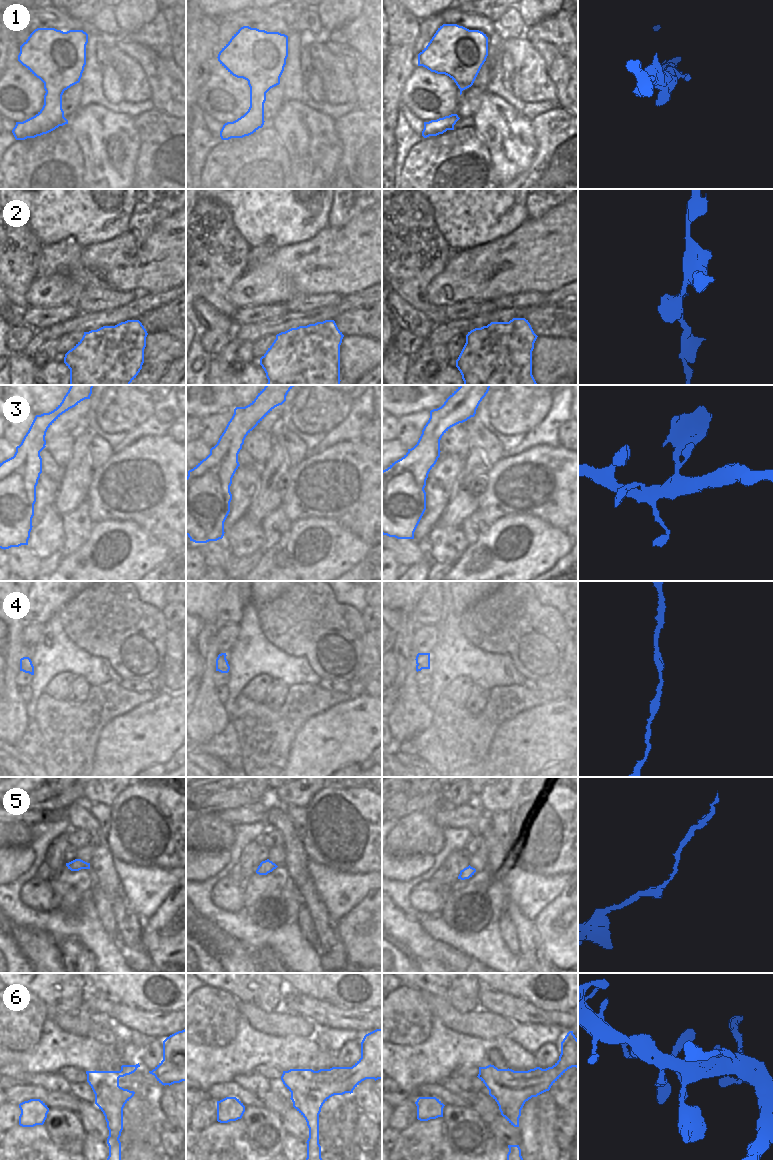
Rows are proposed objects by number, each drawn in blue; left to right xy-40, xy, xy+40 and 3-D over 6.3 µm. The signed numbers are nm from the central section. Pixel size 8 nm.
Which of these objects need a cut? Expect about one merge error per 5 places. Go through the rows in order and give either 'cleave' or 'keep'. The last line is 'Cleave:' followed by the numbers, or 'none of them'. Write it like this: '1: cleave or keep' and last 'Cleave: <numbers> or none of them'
1: keep
2: keep
3: cleave
4: keep
5: keep
6: keep
Cleave: 3

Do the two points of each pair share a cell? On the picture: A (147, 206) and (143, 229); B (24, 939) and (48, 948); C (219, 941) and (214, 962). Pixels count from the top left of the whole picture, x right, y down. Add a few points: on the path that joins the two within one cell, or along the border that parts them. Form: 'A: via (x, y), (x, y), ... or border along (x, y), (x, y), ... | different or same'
A: via (147, 212), (143, 223) | same
B: via (30, 945), (33, 948), (42, 948) | same
C: border along (198, 933), (221, 950), (232, 950), (236, 945) | different

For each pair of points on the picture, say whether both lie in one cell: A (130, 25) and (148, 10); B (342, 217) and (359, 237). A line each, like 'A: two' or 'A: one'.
A: one
B: two

